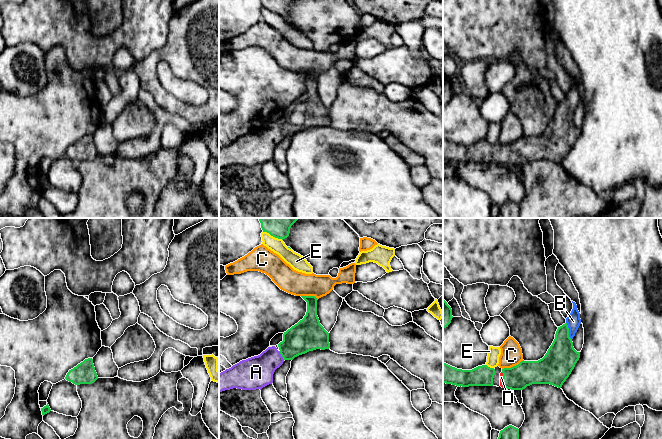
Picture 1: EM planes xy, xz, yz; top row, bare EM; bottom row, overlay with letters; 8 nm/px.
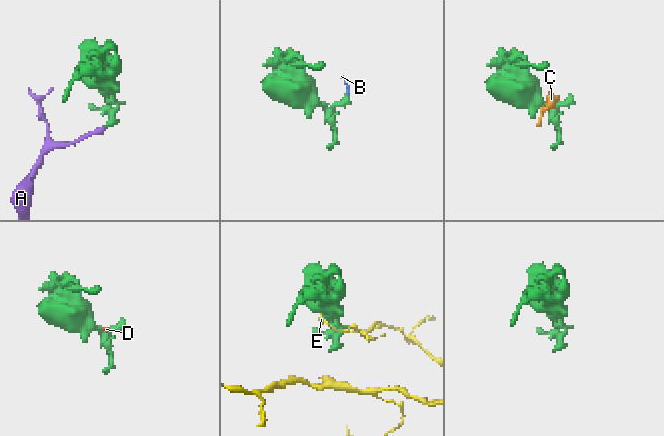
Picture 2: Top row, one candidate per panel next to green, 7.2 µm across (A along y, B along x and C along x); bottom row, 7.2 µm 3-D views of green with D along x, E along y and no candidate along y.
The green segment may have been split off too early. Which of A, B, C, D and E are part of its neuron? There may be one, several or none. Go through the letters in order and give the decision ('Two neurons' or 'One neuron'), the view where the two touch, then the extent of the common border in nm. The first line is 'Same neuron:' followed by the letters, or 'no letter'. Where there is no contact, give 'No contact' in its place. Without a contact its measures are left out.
Same neuron: A, B, D
A: One neuron. Touches green in xz. Shared border 90 nm
B: One neuron. Touches green in yz. Shared border 150 nm
C: Two neurons. Touches green in yz. Shared border 190 nm
D: One neuron. Touches green in yz. Shared border 140 nm
E: Two neurons. Touches green in xz. Shared border 180 nm

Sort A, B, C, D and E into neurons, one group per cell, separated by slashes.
A B D / C / E

